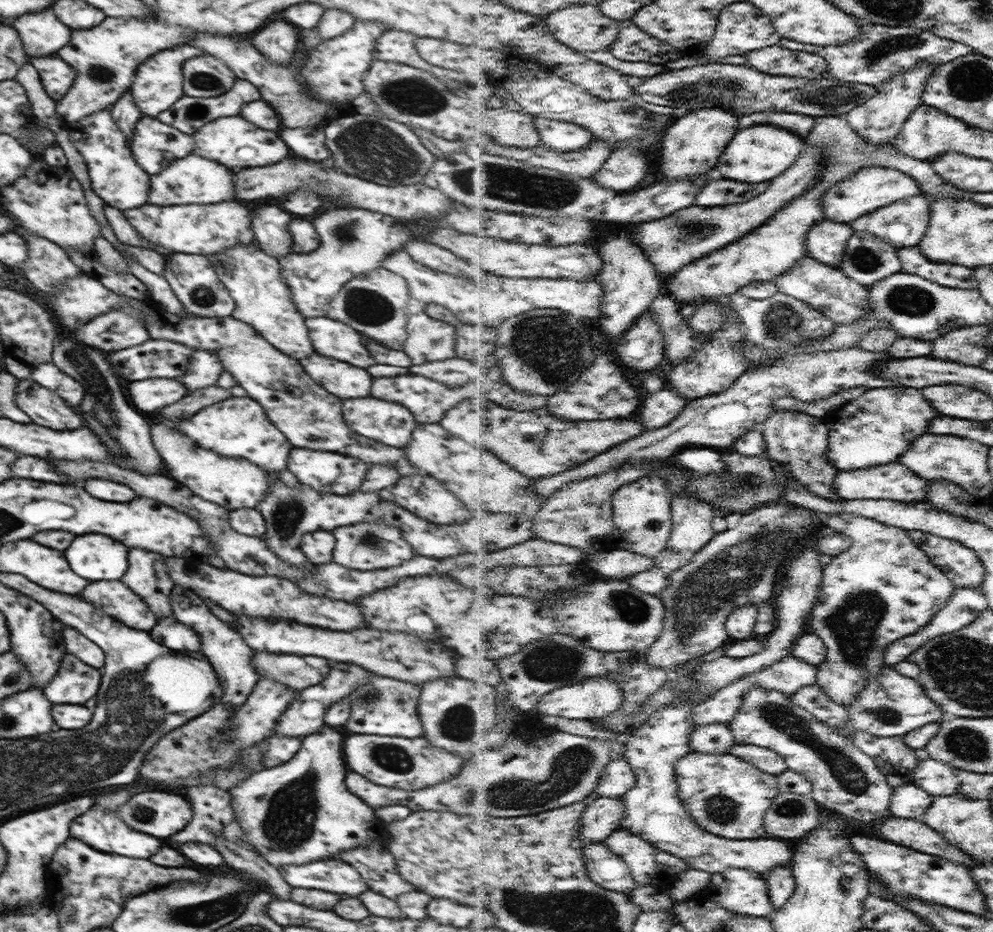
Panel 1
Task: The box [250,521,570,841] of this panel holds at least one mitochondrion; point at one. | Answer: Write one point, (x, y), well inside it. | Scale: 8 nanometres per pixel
(392, 758)

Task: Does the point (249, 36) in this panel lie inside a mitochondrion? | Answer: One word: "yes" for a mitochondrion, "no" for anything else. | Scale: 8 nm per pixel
no

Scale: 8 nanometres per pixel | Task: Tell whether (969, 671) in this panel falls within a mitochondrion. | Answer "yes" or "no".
yes

